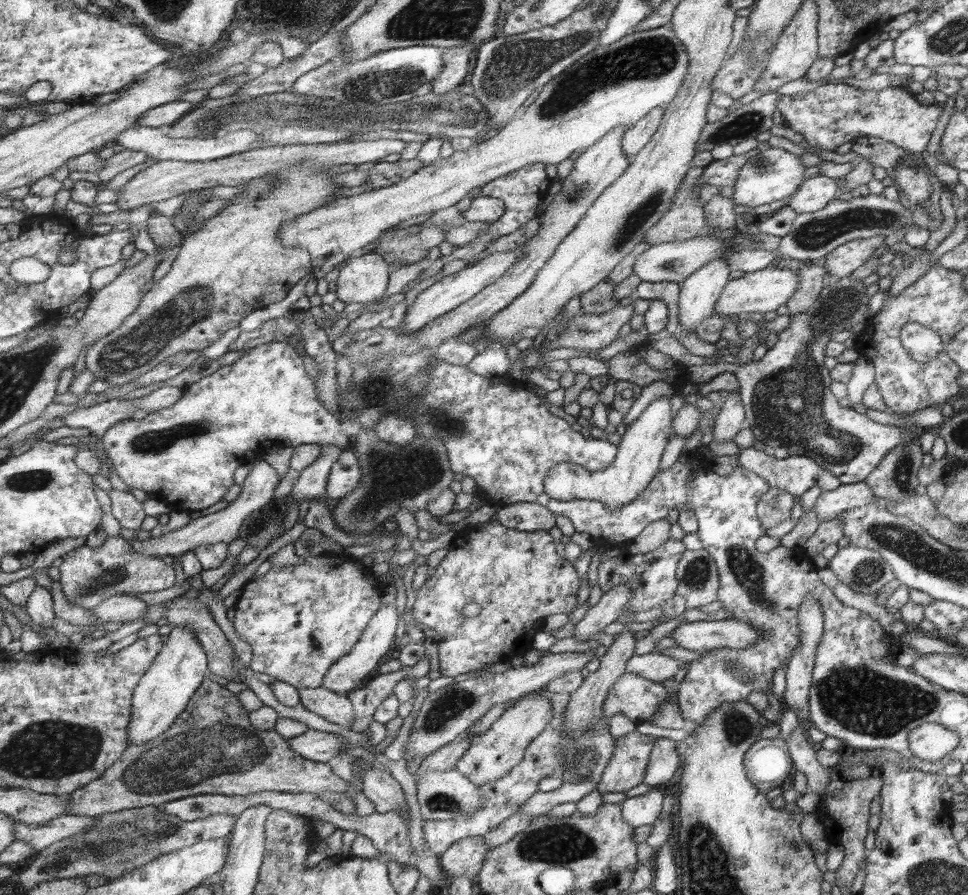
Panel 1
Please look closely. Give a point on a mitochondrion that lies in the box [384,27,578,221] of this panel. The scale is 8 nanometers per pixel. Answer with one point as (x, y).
(465, 107)

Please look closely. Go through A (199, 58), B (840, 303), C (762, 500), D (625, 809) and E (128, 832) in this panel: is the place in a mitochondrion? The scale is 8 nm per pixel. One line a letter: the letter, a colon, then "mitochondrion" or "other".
A: other
B: mitochondrion
C: other
D: other
E: mitochondrion

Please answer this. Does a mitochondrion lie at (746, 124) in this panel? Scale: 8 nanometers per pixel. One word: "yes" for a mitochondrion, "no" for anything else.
yes

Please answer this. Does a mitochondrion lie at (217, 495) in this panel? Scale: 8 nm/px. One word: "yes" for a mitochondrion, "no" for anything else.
no

